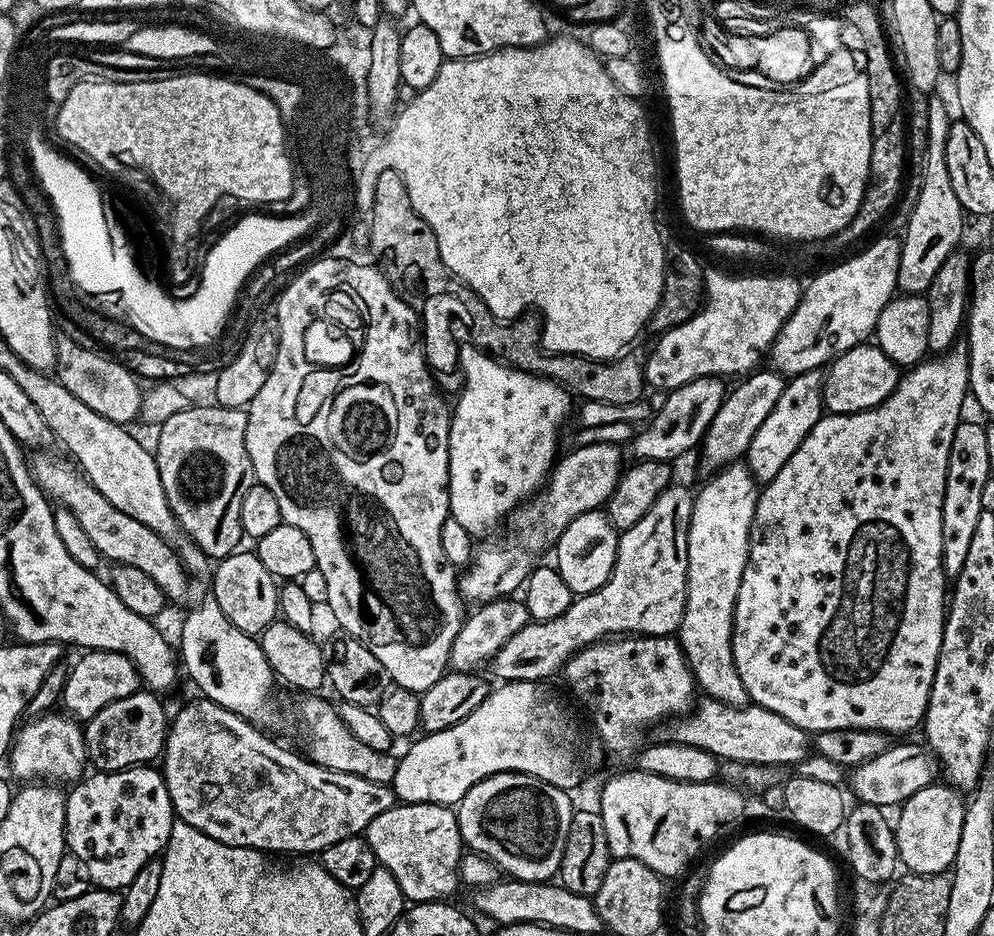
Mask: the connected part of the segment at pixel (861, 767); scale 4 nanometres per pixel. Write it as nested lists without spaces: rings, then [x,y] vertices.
[[[893,743],[882,754],[878,754],[878,758],[870,758],[870,762],[862,762],[851,769],[846,776],[846,785],[849,788],[847,791],[852,791],[859,803],[891,810],[908,801],[910,794],[918,794],[918,790],[937,783],[937,780],[936,758],[923,743]]]

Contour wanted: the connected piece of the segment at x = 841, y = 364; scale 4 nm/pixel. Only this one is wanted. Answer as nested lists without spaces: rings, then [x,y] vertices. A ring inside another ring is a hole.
[[[875,343],[855,344],[827,365],[822,404],[829,413],[861,412],[878,406],[898,386],[901,369]]]

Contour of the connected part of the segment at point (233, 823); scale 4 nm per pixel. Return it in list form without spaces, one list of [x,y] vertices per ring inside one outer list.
[[[195,699],[190,701],[176,717],[174,715],[171,717],[162,753],[162,761],[164,760],[162,771],[164,781],[168,787],[168,793],[172,799],[173,813],[179,819],[185,820],[190,826],[202,830],[202,834],[206,834],[218,842],[226,842],[230,846],[257,848],[265,854],[276,854],[272,852],[313,852],[313,854],[319,854],[323,852],[326,846],[334,846],[334,842],[342,842],[342,838],[350,838],[351,836],[367,833],[370,822],[374,818],[378,818],[378,814],[386,814],[386,810],[396,807],[398,797],[389,785],[370,782],[366,778],[355,776],[349,772],[339,772],[338,770],[324,768],[321,764],[313,762],[311,758],[305,758],[303,755],[300,757],[298,753],[291,752],[288,748],[279,748],[270,737],[263,736],[259,732],[259,730],[261,731],[259,727],[253,726],[243,716],[239,716],[238,713],[218,706],[213,700]]]

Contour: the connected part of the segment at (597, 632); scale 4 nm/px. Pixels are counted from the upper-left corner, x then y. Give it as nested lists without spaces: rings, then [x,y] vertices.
[[[679,482],[658,494],[654,506],[650,506],[650,510],[646,510],[646,514],[642,514],[642,518],[638,518],[634,526],[619,533],[614,570],[601,588],[585,596],[575,597],[572,605],[562,614],[558,614],[558,618],[529,622],[510,637],[506,649],[507,679],[547,681],[547,676],[552,676],[555,672],[557,675],[575,652],[605,638],[619,638],[629,634],[672,636],[679,633],[688,589],[688,531],[693,499],[693,493],[688,493]]]

